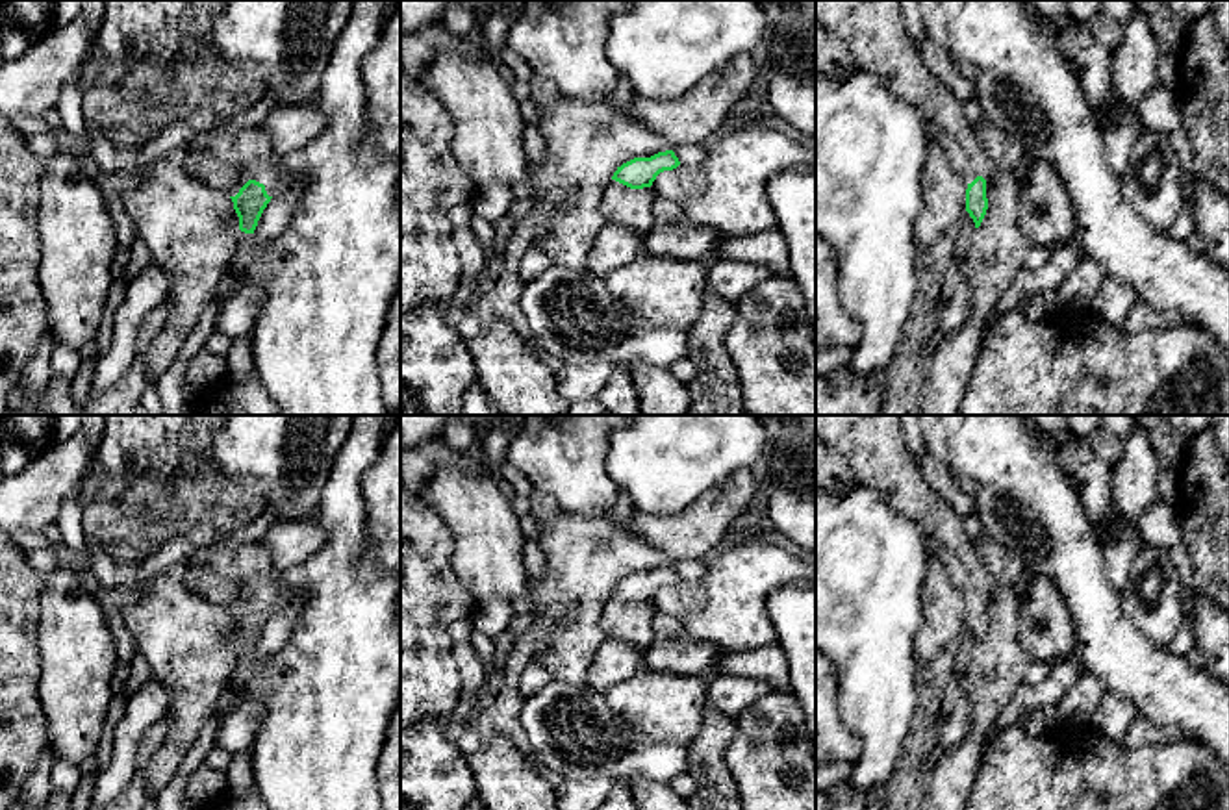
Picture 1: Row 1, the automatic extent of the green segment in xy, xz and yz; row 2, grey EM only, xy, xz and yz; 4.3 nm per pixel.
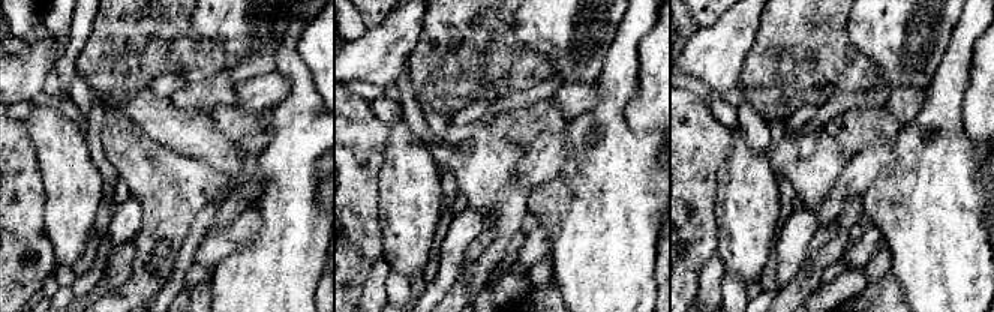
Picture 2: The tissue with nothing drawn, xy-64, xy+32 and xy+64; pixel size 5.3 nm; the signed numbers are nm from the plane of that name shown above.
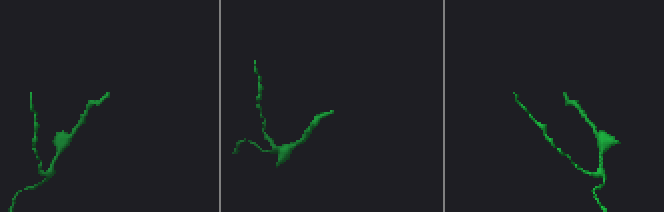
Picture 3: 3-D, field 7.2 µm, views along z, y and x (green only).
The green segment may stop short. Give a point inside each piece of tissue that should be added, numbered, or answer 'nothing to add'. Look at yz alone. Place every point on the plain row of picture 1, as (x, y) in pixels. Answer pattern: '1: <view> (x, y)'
1: yz (951, 564)

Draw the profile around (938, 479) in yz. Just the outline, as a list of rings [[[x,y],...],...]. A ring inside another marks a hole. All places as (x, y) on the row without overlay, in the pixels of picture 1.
[[[925,452],[919,460],[914,460],[918,473],[927,482],[927,486],[942,497],[958,517],[973,515],[975,500],[971,495],[962,491],[953,475],[942,467],[929,452]]]

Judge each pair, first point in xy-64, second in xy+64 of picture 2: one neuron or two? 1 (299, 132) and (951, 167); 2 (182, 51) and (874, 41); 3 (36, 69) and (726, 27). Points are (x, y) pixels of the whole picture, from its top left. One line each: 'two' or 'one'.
1: one
2: two
3: one

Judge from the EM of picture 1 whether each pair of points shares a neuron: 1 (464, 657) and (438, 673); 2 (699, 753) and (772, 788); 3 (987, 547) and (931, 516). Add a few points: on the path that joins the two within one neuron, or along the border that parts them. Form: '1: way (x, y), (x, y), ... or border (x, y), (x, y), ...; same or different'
1: border (453, 644), (460, 675), (456, 705); different
2: border (734, 723), (725, 764), (738, 790); different
3: border (972, 542), (981, 564), (998, 579); different

